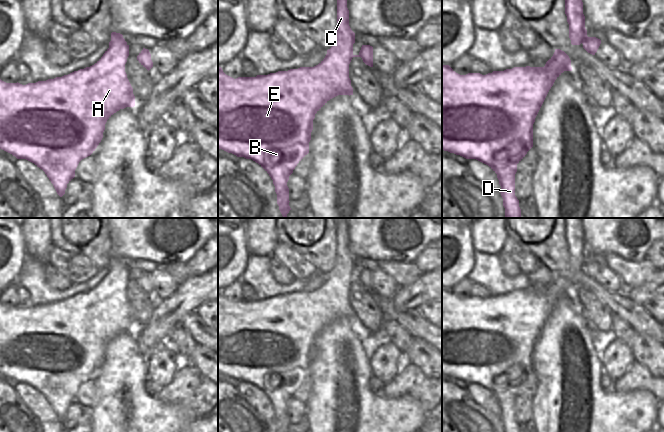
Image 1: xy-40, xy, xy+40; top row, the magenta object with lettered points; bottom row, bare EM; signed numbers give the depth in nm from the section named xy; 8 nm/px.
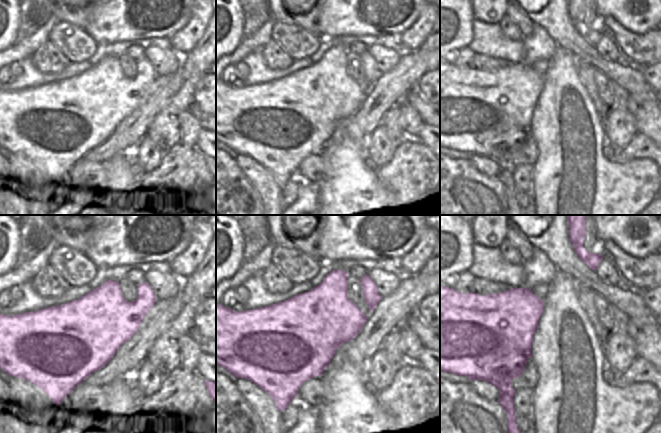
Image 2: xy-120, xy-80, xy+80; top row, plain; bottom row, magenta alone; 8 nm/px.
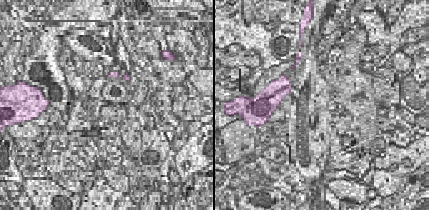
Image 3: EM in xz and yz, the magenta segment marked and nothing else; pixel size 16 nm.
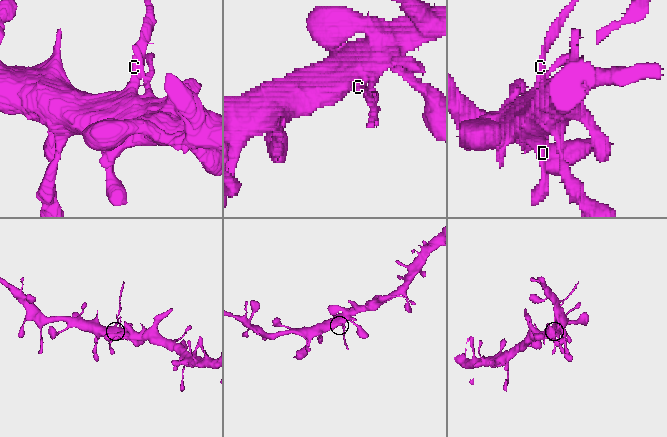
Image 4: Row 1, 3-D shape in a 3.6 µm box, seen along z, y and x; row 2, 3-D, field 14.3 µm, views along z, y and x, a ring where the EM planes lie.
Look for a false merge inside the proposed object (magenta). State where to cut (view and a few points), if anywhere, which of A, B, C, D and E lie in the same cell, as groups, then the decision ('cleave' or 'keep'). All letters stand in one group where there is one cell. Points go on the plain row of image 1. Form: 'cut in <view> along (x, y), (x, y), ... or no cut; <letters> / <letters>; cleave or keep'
cut in xy along (335, 264), (342, 268), (352, 269); A B D E / C; cleave

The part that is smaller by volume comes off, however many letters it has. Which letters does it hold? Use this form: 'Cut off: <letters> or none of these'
Cut off: C

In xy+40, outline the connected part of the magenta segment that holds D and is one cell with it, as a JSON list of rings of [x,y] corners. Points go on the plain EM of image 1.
[[[555,273],[544,291],[514,291],[486,299],[480,297],[460,299],[449,289],[442,289],[442,373],[488,389],[497,398],[504,432],[520,432],[519,424],[515,420],[517,388],[533,371],[535,342],[555,304],[564,295],[572,295],[571,284],[560,273]]]

